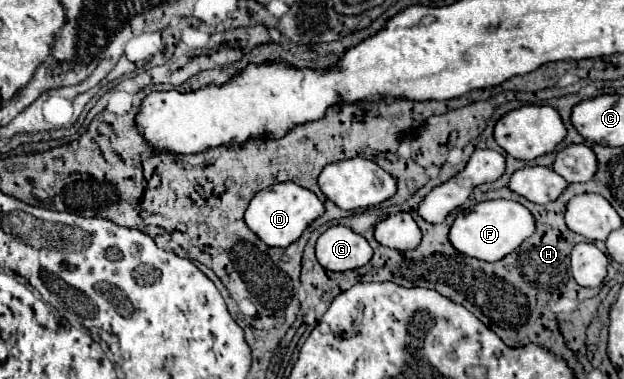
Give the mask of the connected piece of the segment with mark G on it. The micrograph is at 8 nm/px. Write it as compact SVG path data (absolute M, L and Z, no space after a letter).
M332 226L316 242L316 258L322 268L332 272L354 270L370 262L372 248L364 236L348 226Z

